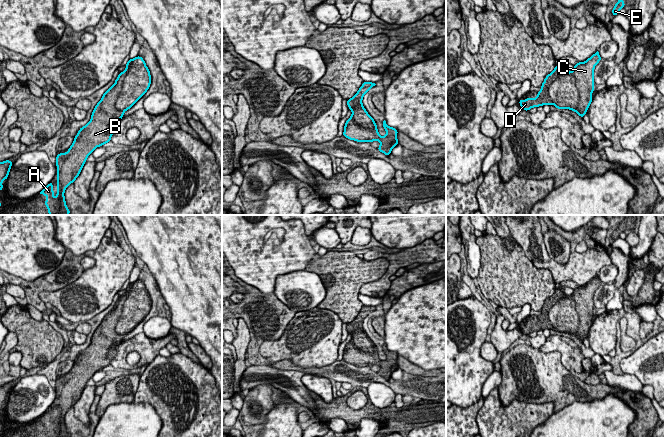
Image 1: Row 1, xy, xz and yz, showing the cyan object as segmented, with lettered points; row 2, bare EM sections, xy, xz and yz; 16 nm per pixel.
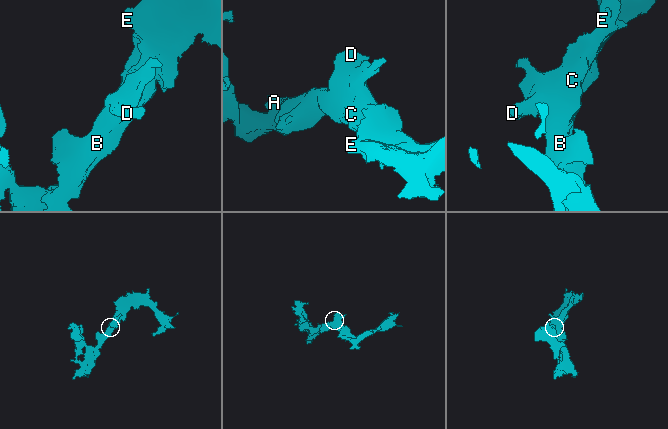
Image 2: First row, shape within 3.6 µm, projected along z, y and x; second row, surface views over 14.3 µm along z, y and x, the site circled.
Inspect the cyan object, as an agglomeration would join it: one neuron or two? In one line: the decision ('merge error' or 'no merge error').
no merge error

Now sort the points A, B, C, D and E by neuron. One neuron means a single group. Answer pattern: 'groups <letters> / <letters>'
groups A B C D E

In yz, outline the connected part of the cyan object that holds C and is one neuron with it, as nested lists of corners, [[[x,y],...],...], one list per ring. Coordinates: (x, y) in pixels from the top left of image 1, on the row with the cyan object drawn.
[[[597,51],[585,62],[574,65],[570,72],[555,65],[554,70],[545,77],[535,98],[518,101],[521,108],[529,111],[534,107],[553,104],[557,109],[572,110],[583,118],[593,100],[594,69],[601,59]]]

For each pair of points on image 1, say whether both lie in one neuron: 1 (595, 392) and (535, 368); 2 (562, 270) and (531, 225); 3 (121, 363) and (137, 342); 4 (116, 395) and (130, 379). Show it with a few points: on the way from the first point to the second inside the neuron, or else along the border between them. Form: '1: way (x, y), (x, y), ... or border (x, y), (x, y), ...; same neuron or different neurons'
1: way (580, 391), (565, 389), (550, 381); same neuron
2: way (549, 263), (534, 248), (531, 238); same neuron
3: way (121, 357), (121, 354), (131, 344); same neuron
4: way (120, 391), (128, 383); same neuron

